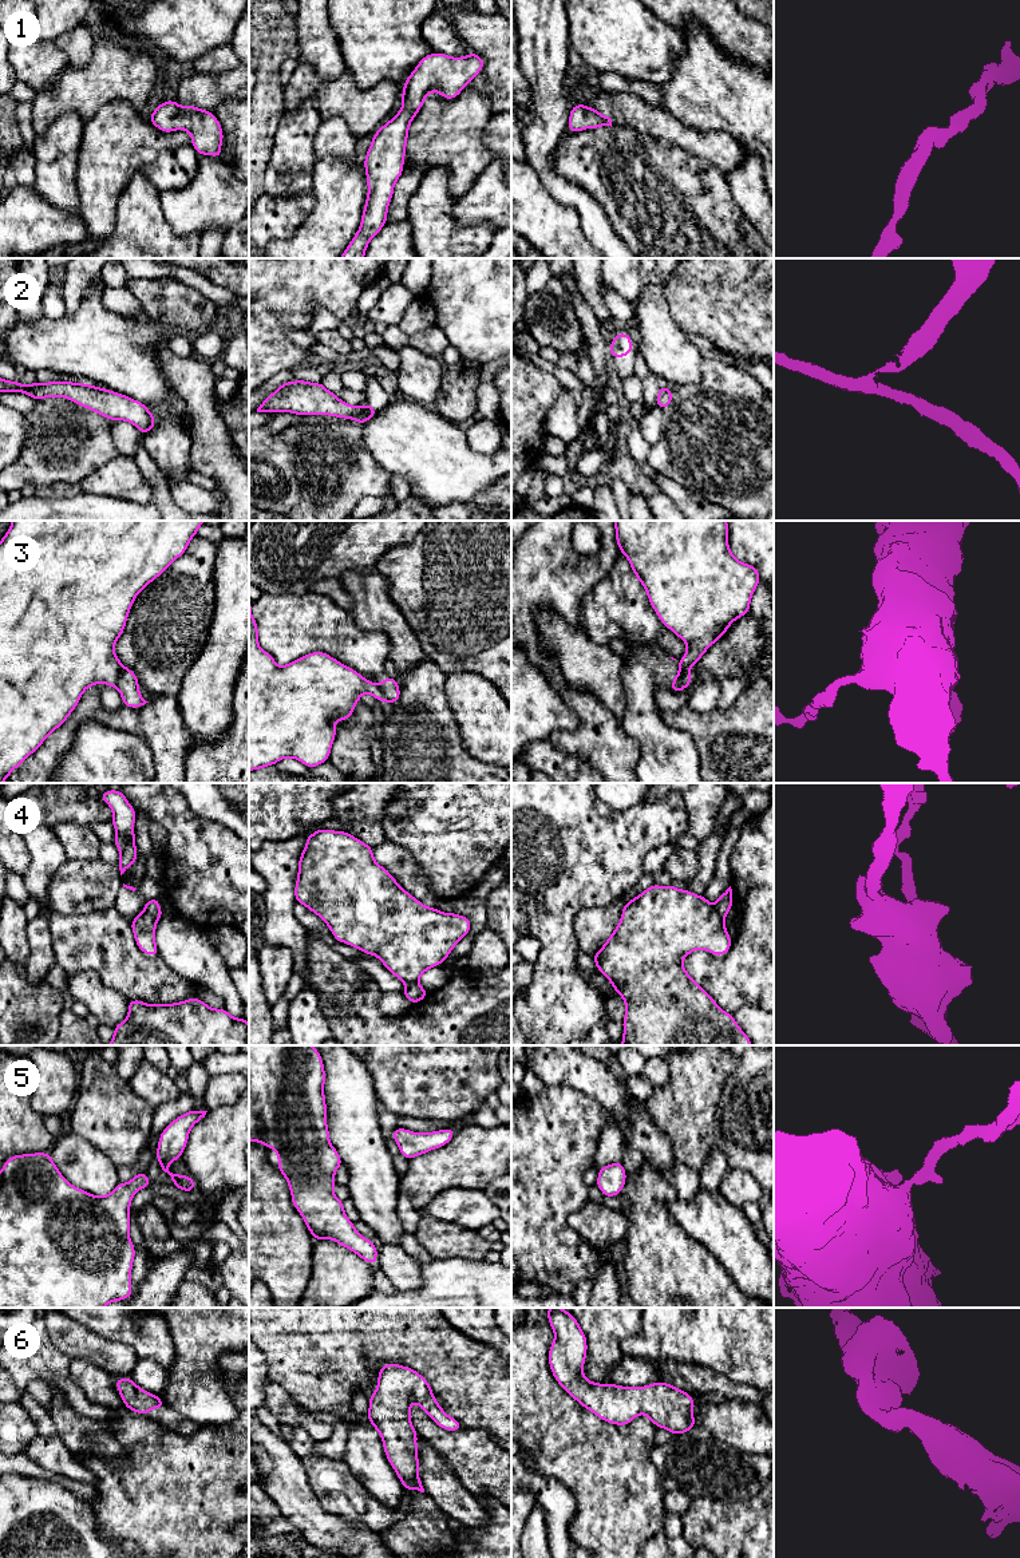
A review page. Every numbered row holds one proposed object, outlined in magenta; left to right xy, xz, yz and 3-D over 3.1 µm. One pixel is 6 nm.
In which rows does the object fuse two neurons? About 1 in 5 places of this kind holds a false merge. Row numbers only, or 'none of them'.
3, 4

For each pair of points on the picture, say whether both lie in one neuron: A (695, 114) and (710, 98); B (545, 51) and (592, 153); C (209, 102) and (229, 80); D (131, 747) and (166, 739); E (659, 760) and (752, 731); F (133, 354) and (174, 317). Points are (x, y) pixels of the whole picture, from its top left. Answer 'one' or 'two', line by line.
A: one
B: two
C: one
D: two
E: two
F: two

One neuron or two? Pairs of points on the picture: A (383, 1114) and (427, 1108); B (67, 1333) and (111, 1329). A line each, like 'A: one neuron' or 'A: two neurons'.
A: two neurons
B: two neurons

